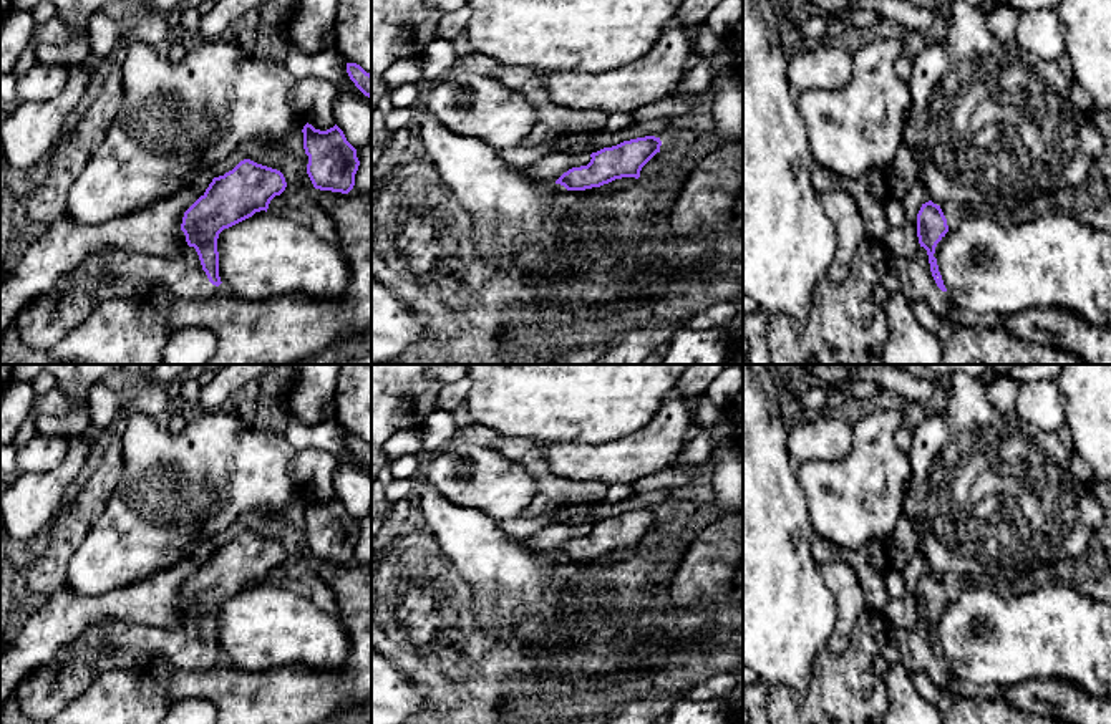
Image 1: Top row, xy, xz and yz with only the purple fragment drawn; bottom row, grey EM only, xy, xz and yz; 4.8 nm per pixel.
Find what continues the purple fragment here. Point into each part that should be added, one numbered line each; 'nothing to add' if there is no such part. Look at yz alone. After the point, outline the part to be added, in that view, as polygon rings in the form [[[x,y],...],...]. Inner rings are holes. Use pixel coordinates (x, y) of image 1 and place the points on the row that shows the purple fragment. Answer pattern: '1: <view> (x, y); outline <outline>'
1: yz (914, 275); outline [[[924,247],[912,258],[890,257],[887,270],[895,273],[900,292],[910,302],[924,300],[935,313],[953,321],[950,315],[950,295],[937,287]]]

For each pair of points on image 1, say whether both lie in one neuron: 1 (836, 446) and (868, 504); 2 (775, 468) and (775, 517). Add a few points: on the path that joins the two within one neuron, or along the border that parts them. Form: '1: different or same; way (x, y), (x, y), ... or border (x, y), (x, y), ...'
1: different; border (853, 426), (853, 449), (844, 458), (805, 463)
2: same; way (775, 479), (775, 506)

